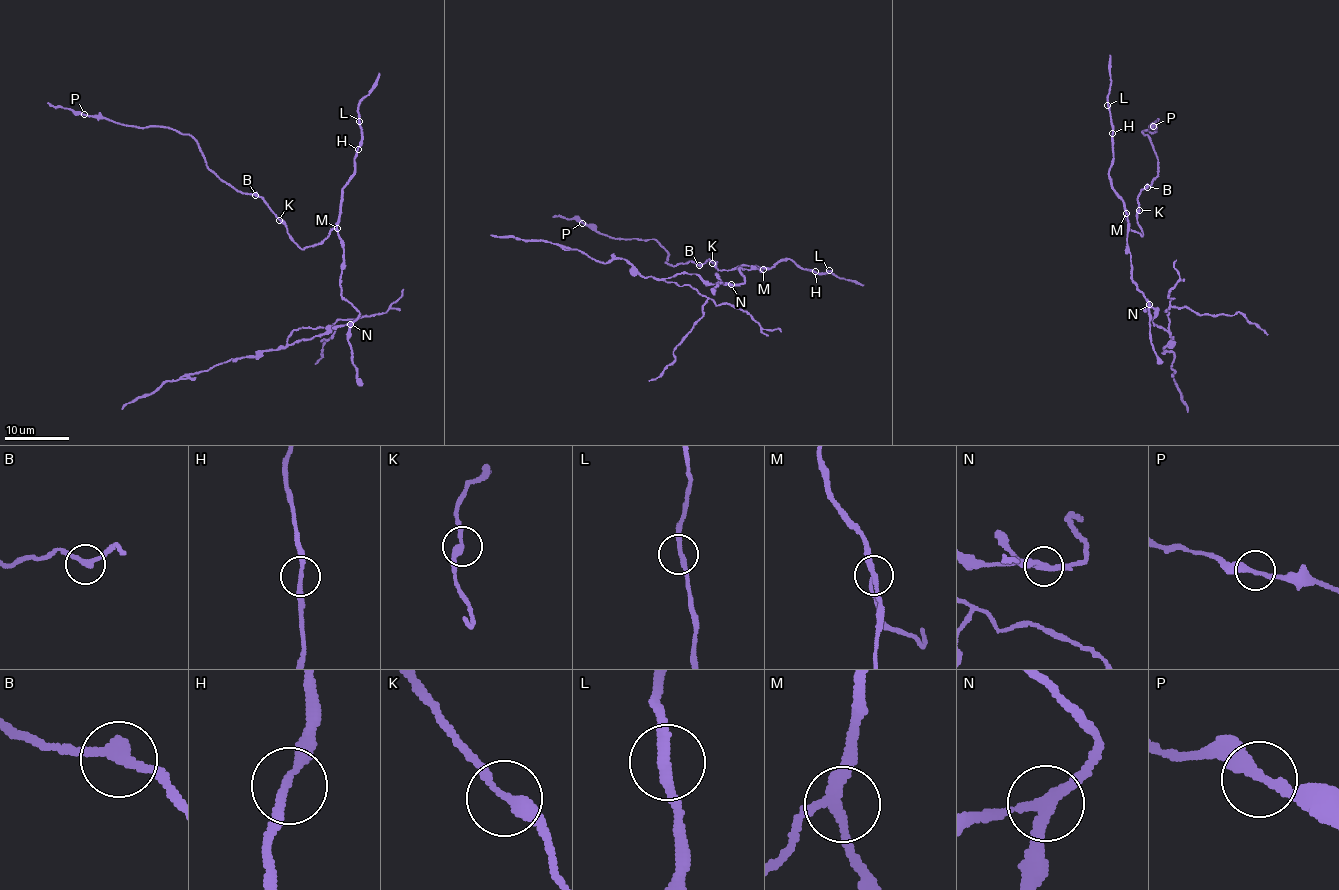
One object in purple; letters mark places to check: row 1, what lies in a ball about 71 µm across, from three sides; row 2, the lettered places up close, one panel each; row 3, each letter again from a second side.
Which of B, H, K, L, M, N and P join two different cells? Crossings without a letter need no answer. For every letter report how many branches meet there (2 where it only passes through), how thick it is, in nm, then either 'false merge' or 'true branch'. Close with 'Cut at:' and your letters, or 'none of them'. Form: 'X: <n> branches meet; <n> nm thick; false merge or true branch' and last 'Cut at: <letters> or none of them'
B: 2 branches meet; 300 nm thick; true branch
H: 2 branches meet; 200 nm thick; true branch
K: 2 branches meet; 280 nm thick; true branch
L: 2 branches meet; 240 nm thick; true branch
M: 3 branches meet; 240 nm thick; true branch
N: 3 branches meet; 260 nm thick; false merge
P: 2 branches meet; 280 nm thick; true branch
Cut at: N

